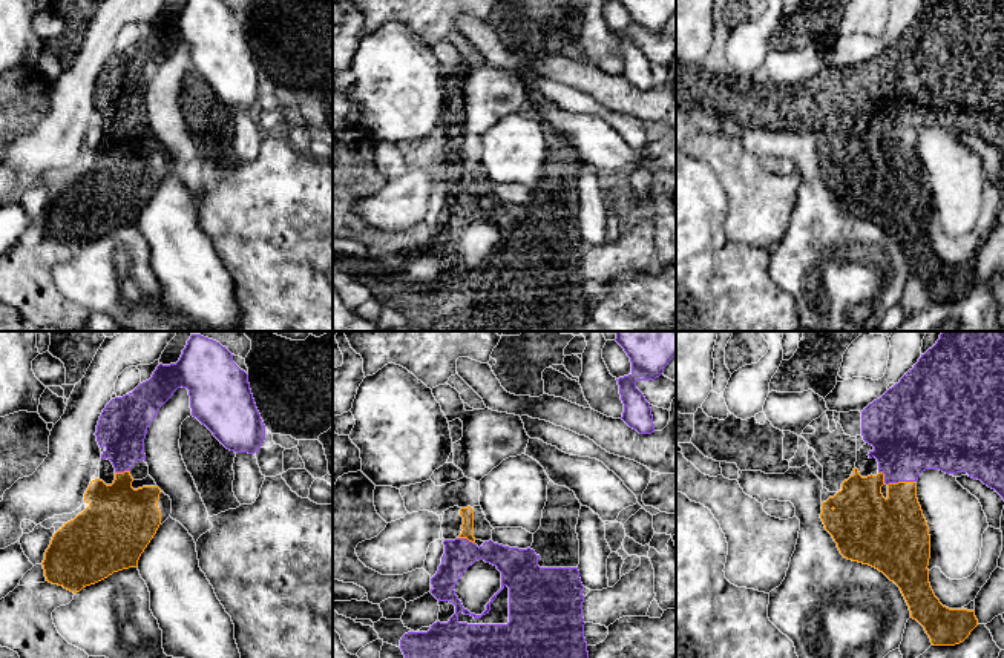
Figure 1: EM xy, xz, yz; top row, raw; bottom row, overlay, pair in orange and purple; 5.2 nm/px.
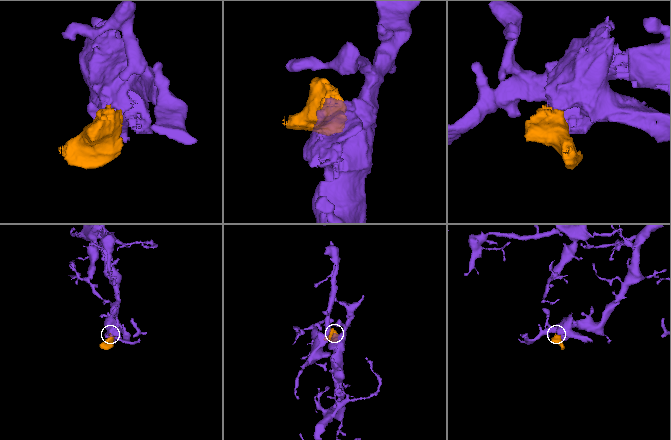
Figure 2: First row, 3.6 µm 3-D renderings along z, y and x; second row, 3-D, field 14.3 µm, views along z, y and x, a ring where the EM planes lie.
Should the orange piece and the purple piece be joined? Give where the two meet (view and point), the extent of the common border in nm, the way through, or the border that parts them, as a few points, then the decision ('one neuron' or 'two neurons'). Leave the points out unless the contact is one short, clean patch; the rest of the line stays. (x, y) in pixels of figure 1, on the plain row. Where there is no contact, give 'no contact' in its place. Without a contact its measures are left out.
yz (894, 140) | 200 nm | across yz (892, 187), (894, 140), (908, 95) | one neuron

